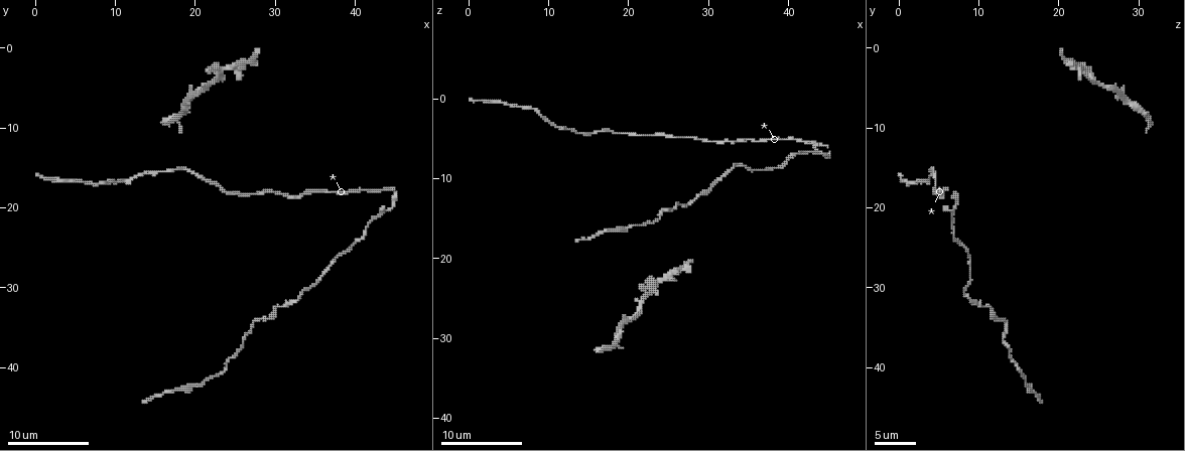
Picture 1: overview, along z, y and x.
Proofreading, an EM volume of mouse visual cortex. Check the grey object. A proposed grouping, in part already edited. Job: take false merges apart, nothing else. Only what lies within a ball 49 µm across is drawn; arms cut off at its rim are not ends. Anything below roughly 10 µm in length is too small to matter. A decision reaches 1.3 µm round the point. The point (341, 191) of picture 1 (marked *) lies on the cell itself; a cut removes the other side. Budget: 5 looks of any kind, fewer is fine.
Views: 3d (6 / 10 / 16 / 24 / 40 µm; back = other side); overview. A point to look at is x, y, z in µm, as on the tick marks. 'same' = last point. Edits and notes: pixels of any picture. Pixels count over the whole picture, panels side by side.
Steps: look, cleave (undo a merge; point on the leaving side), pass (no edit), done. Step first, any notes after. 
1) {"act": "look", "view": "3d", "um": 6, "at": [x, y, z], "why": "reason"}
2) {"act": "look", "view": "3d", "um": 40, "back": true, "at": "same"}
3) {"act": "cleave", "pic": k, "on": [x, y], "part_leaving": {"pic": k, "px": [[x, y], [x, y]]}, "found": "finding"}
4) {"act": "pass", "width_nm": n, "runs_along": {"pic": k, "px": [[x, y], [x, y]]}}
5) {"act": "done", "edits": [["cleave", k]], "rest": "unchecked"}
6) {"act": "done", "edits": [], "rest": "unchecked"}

{"act": "look", "view": "3d", "um": 16, "at": [20.2, 16.2, 4.6]}

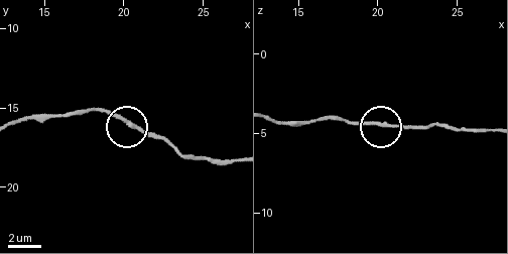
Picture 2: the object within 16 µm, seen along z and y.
{"act": "pass", "width_nm": 230, "runs_along": {"pic": 2, "px": [[235, 160], [202, 160], [181, 154], [165, 142], [94, 109]]}, "found": "all the same cell"}

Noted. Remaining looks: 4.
{"act": "look", "view": "3d", "um": 10, "at": [30.8, 32.6, 10.6], "why": "a narrow waist"}

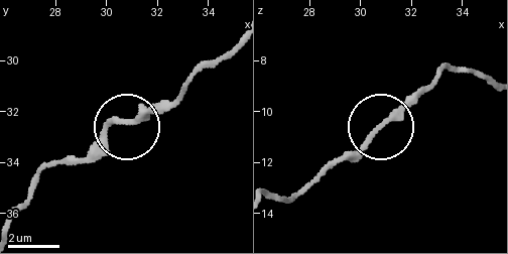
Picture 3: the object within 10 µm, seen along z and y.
{"act": "look", "view": "3d", "um": 6, "at": [30.8, 32.3, 10.7]}

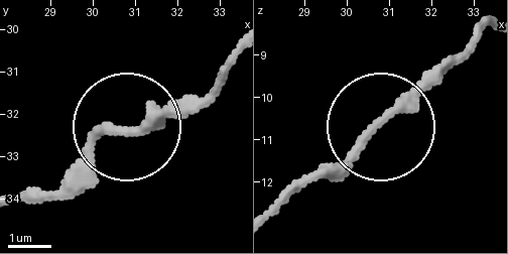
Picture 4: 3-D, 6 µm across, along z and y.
{"act": "pass", "runs_along": {"pic": 4, "px": [[487, 24], [354, 157], [288, 201]]}, "found": "all the same cell"}

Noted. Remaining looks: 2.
{"act": "look", "view": "3d", "um": 6, "at": [33.0, 18.8, 5.4], "why": "sudden change in width"}

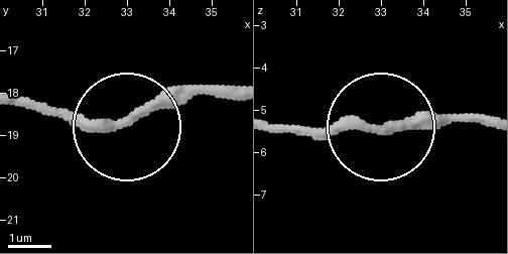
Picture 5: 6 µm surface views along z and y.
{"act": "pass", "found": "continuous, no second cell"}

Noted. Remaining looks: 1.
{"act": "done", "edits": [], "rest": "unchecked"}

